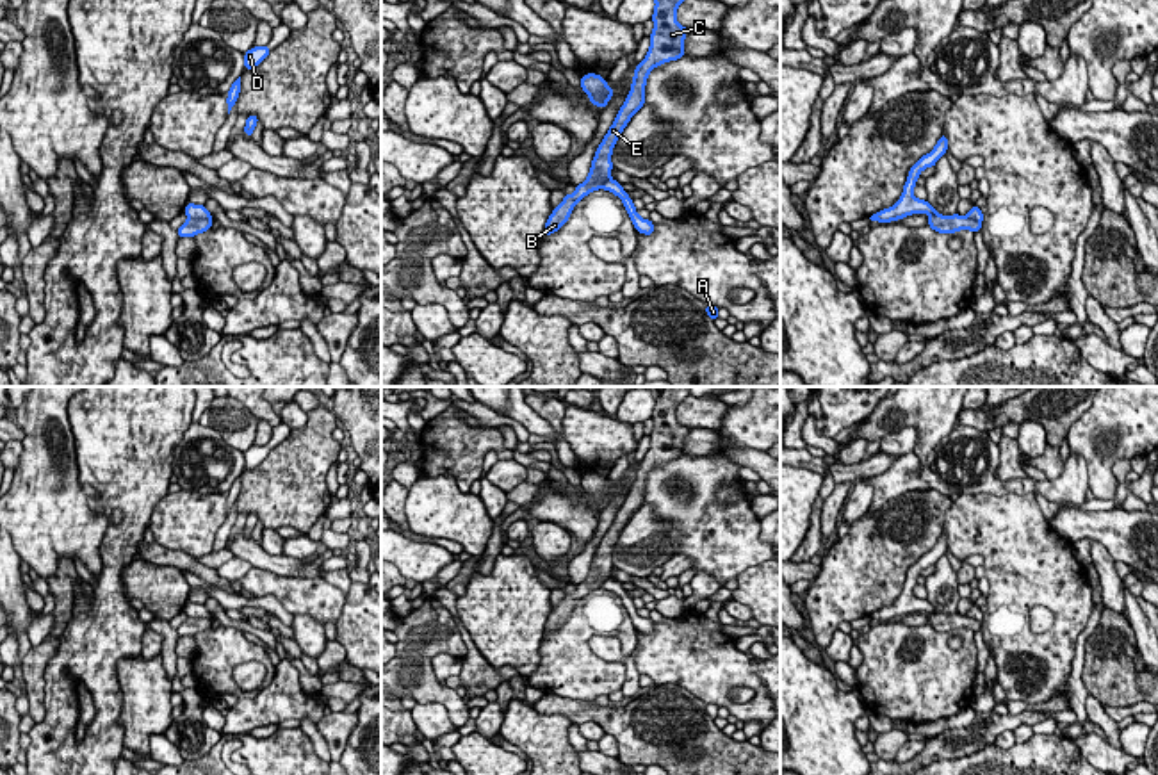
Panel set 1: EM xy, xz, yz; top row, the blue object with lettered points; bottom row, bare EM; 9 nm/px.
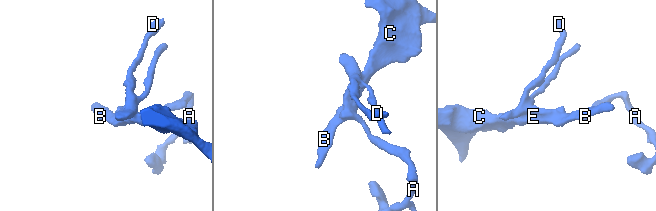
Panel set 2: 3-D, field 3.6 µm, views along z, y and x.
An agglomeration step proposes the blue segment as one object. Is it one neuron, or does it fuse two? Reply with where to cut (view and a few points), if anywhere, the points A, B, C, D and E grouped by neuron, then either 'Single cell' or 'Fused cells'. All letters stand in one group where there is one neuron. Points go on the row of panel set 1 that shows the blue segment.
Split along xy (189, 216), (211, 220). Groups: A D / B C E. Fused cells

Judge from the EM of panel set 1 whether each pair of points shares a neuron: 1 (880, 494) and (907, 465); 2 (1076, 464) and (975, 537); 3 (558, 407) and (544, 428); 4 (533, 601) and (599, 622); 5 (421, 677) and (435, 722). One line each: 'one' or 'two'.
1: one
2: two
3: two
4: two
5: two

